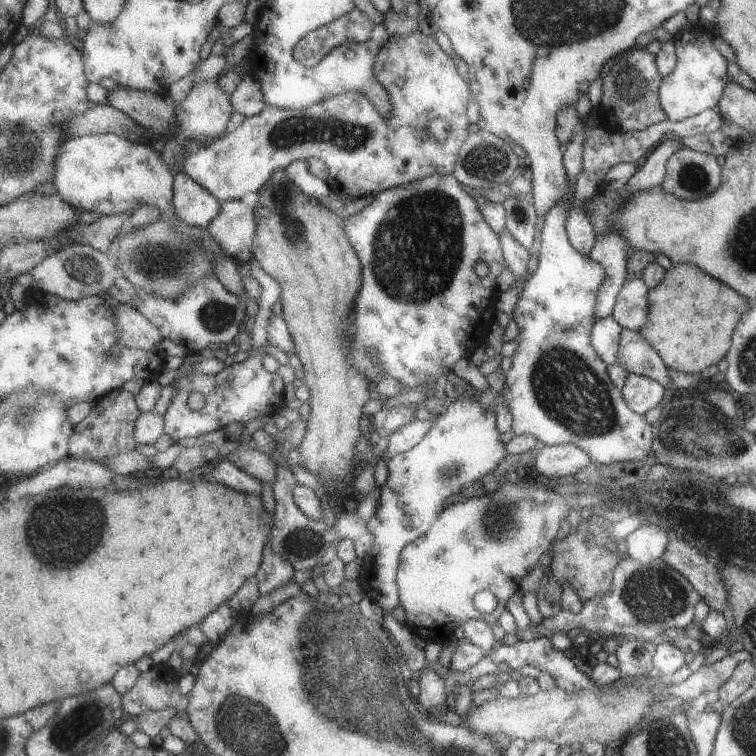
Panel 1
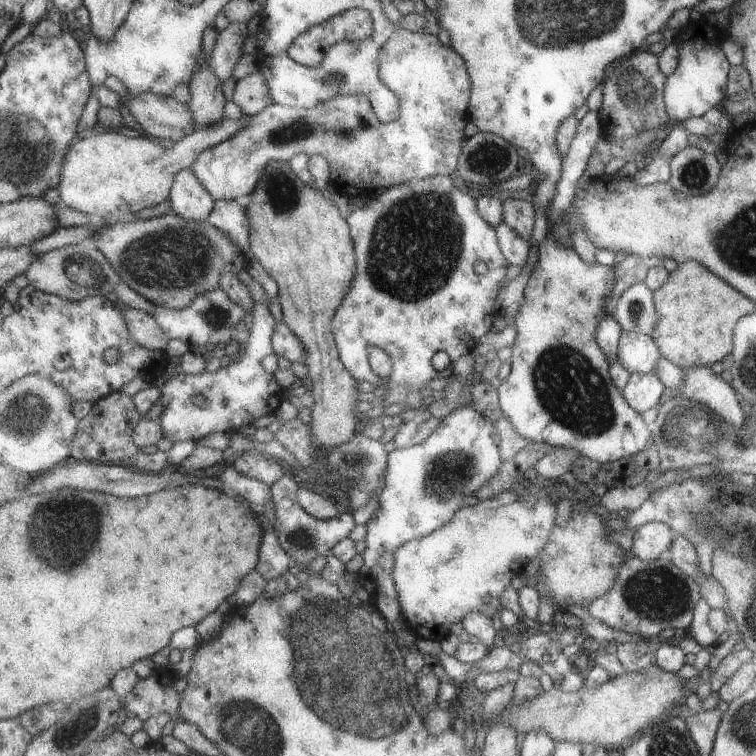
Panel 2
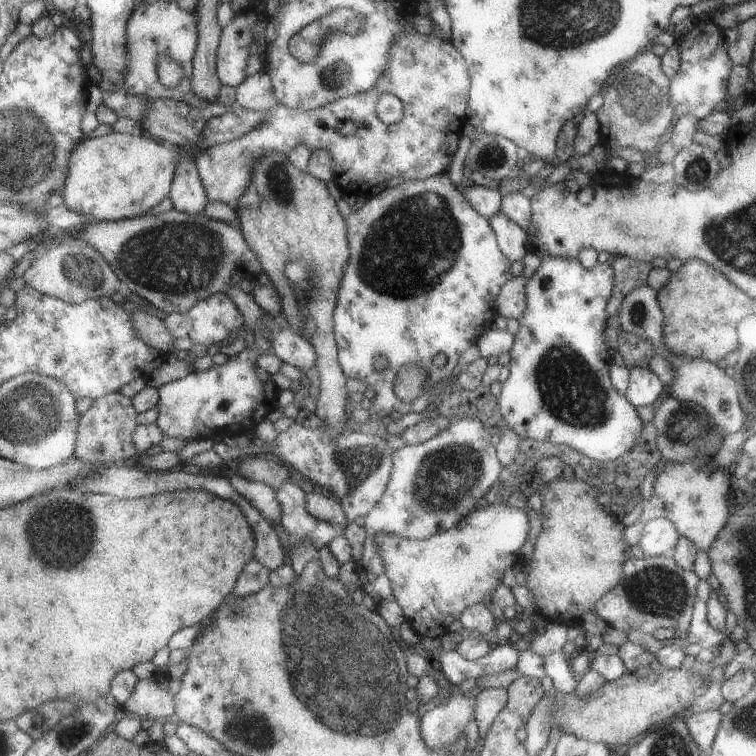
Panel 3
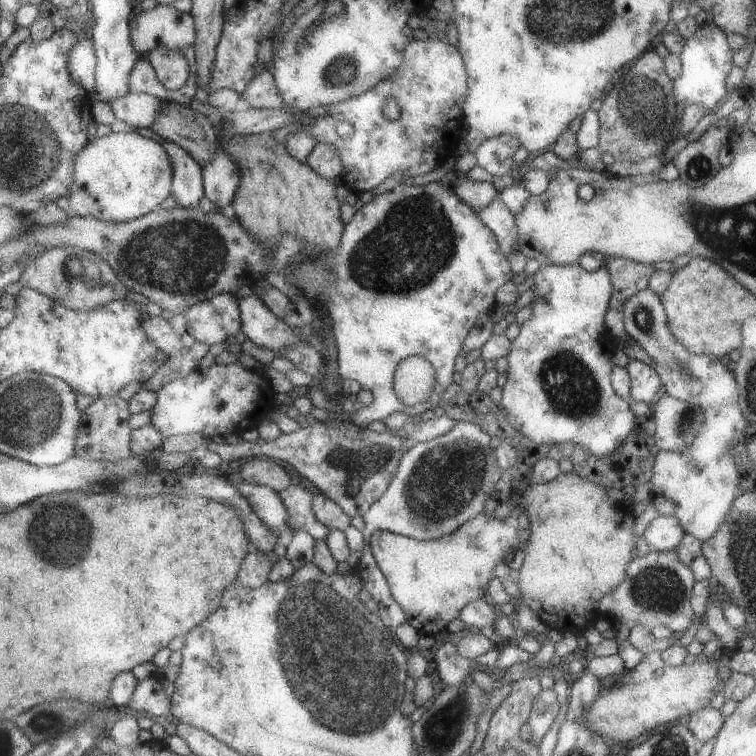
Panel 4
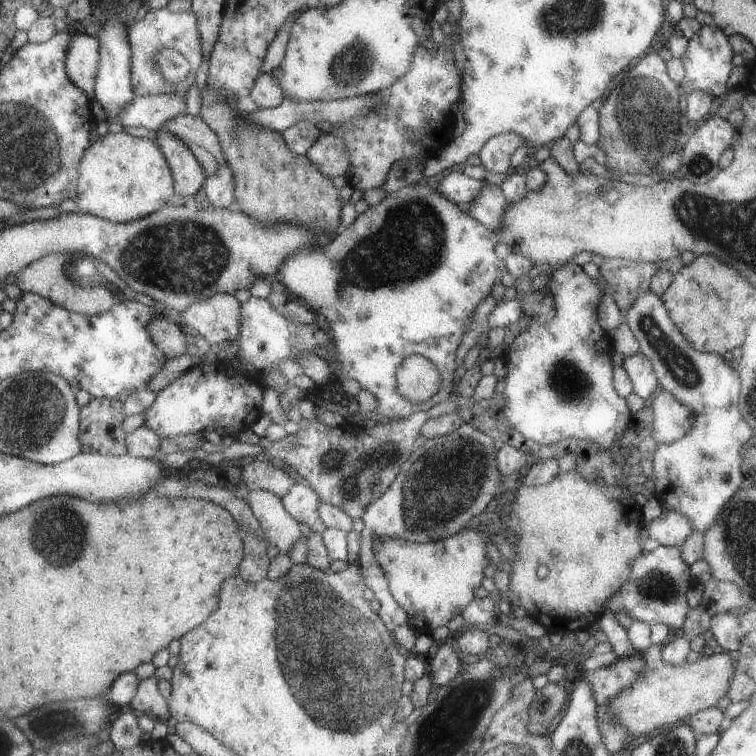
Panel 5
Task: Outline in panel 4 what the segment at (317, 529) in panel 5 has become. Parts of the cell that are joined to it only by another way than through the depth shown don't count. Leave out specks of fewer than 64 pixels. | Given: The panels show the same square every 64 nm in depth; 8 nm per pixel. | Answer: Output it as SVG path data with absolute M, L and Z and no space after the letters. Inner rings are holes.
M289 486L279 496L283 498L283 502L289 510L289 526L293 528L293 532L305 530L305 532L313 534L313 538L317 538L317 542L329 540L333 530L327 524L323 524L317 518L317 514L313 512L315 494L311 494L307 488L301 488L301 486Z

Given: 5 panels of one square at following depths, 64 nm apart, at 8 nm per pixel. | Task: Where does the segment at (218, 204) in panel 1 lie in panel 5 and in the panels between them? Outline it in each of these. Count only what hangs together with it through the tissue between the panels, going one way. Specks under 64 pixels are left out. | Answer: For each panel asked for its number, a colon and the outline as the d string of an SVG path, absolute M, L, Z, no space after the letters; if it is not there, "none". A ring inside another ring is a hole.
2: M183 170L175 178L169 202L175 216L205 224L215 210L217 198L213 198L213 194L199 182L199 178L191 170Z
3: M183 162L177 170L177 178L173 184L173 192L169 196L175 210L199 216L205 214L211 198L205 190L205 182L201 180L201 174L197 170L195 162Z
4: M165 142L163 144L171 158L175 168L175 180L173 180L173 198L179 208L199 208L201 200L205 198L205 174L203 166L189 154L183 146Z
5: M157 132L157 134L161 152L165 152L165 158L173 168L175 194L181 196L185 204L195 204L201 190L205 190L205 176L207 176L205 168L181 140L177 140L167 132Z

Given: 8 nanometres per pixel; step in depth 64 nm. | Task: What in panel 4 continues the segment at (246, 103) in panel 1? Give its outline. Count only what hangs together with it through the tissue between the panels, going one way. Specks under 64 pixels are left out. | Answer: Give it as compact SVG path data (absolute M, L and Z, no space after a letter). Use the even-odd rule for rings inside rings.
M271 72L257 74L249 84L249 88L241 94L241 98L251 108L259 108L259 110L283 110L287 106L285 100L281 98L275 76Z

